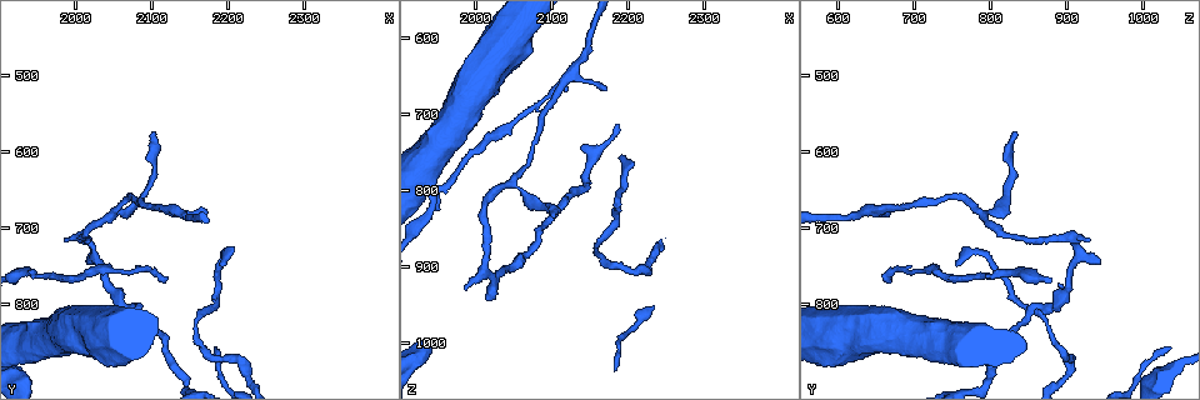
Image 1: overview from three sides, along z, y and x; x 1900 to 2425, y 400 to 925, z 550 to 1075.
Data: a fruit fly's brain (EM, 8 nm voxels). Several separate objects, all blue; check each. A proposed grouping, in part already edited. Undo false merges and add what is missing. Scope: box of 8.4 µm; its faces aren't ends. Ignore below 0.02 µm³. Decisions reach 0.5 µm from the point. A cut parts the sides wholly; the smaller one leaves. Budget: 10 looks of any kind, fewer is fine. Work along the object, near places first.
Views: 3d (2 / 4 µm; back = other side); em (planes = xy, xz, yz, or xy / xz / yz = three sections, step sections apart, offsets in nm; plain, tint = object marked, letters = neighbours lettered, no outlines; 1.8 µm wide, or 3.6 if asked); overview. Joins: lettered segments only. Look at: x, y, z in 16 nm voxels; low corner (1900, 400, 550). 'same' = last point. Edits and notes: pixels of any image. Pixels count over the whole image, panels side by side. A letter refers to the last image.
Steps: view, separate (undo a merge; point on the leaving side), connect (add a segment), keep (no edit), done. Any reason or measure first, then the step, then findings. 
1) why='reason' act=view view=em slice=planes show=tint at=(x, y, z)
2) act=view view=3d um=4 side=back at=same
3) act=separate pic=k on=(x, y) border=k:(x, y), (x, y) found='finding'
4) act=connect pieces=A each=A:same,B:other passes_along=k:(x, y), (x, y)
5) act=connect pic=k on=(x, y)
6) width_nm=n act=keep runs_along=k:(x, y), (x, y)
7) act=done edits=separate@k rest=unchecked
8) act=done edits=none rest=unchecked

why='tapers out' act=view view=em slice=planes show=letters at=(2100, 575, 830)

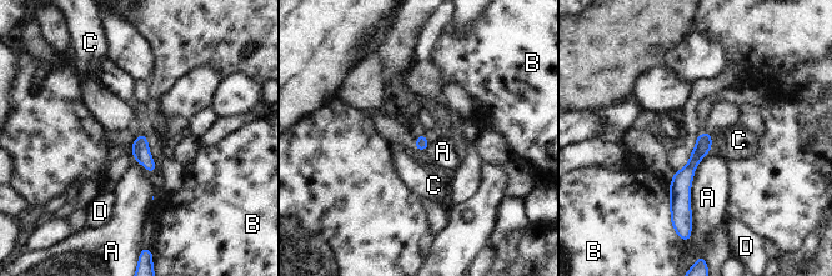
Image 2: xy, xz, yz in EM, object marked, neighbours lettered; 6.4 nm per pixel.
act=keep each=A:other,B:other,C:other,D:other border=2:(710, 150), (693, 174), (691, 224) found='no lettered segment goes on from it'

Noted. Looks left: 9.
why='a fork' act=view view=em slice=planes show=tint at=(2045, 680, 790)

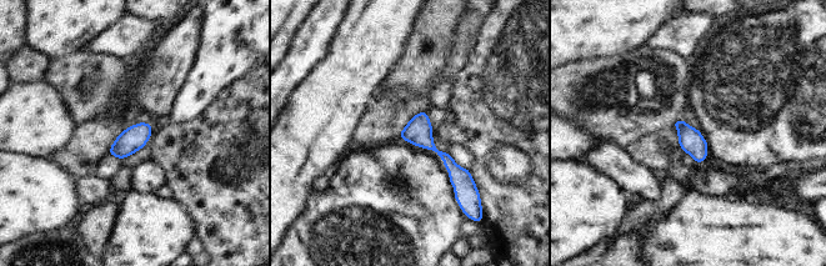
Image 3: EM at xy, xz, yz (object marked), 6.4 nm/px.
why='what lies round it' act=view view=em slice=planes show=letters at=same

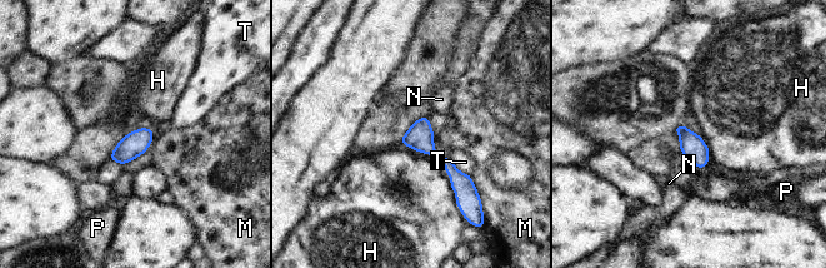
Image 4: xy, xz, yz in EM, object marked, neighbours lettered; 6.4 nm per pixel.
width_nm=160 act=keep each=H:other,M:other,N:other,P:other,T:other border=4:(449, 182), (454, 190) found='continuous, no second neuron'

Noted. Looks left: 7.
why='end of a long branch' act=view view=em slice=xz step=8 show=letters at=(2120, 765, 670)

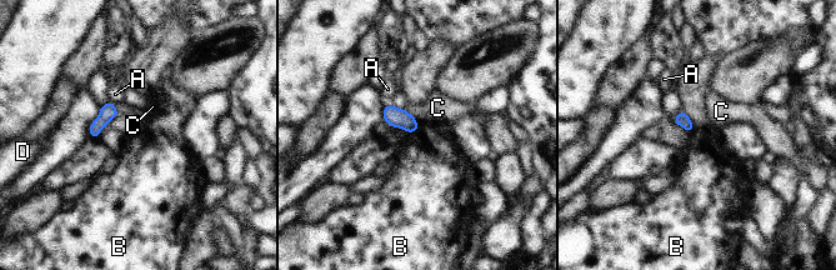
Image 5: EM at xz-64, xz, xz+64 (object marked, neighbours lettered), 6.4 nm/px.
longest_contact=C:160nm act=keep each=A:other,B:other,C:other,D:other border=5:(403, 109), (415, 119), (419, 126) found='none of them fits'

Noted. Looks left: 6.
why='abrupt turn' act=view view=em um=3.6 slice=xy step=16 show=letters at=(2010, 715, 915)

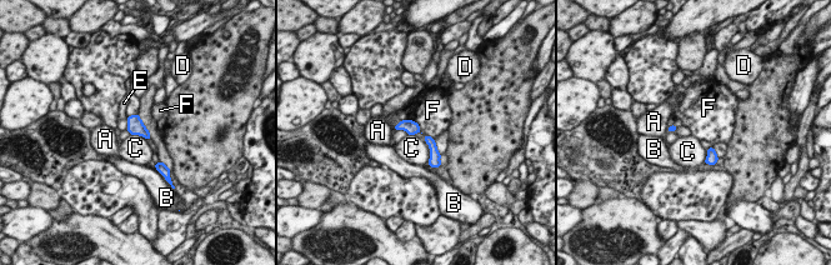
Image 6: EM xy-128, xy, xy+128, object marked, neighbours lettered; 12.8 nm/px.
act=keep each=A:other,B:other,C:other,D:other,E:other,F:other border=6:(413, 120), (424, 134), (432, 139) found='all the same neuron'

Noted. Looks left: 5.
act=done edits=none rest=unchecked

